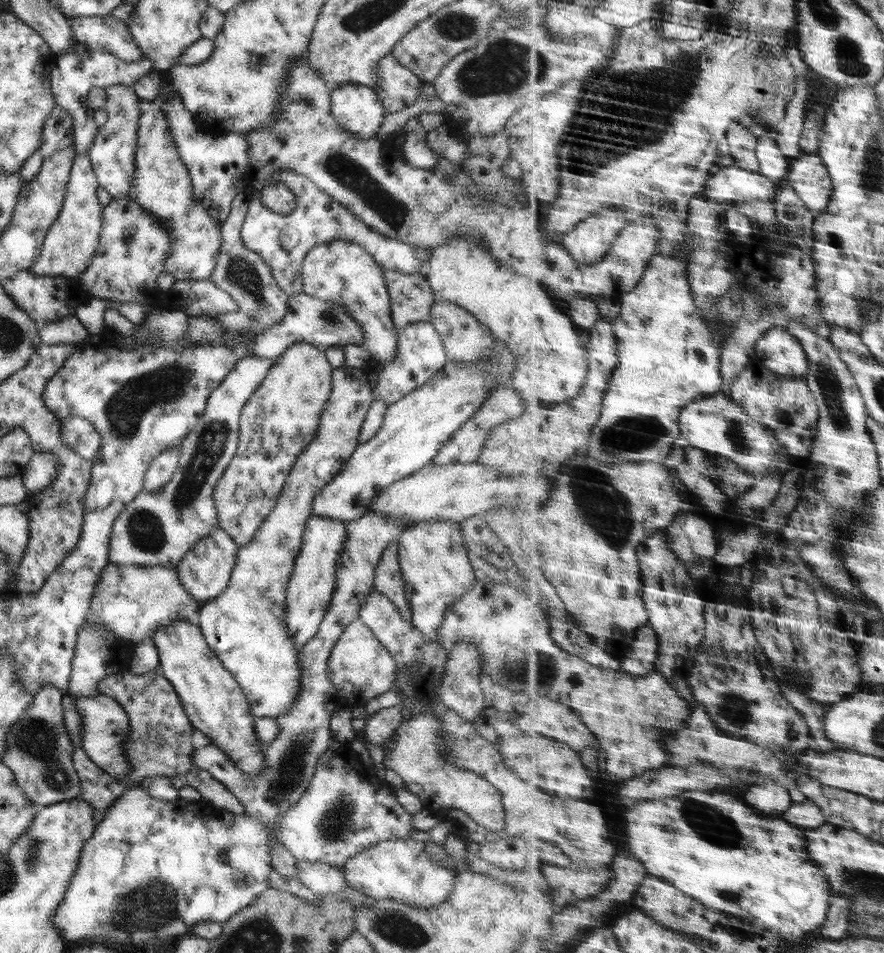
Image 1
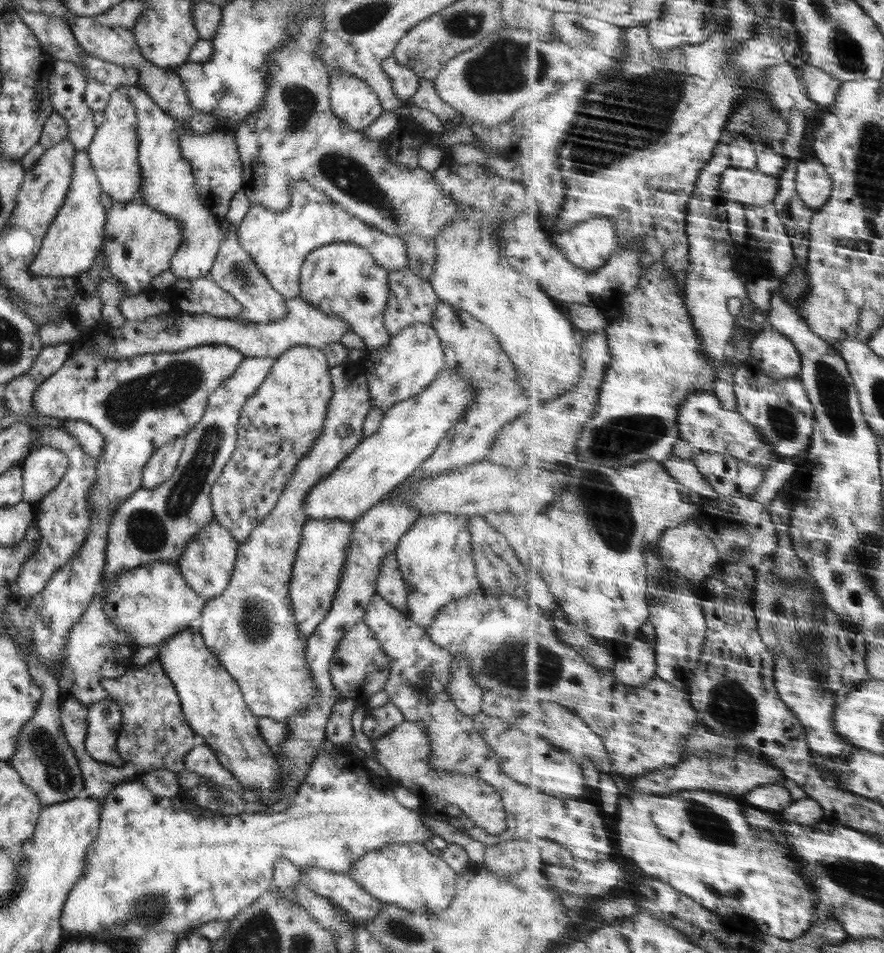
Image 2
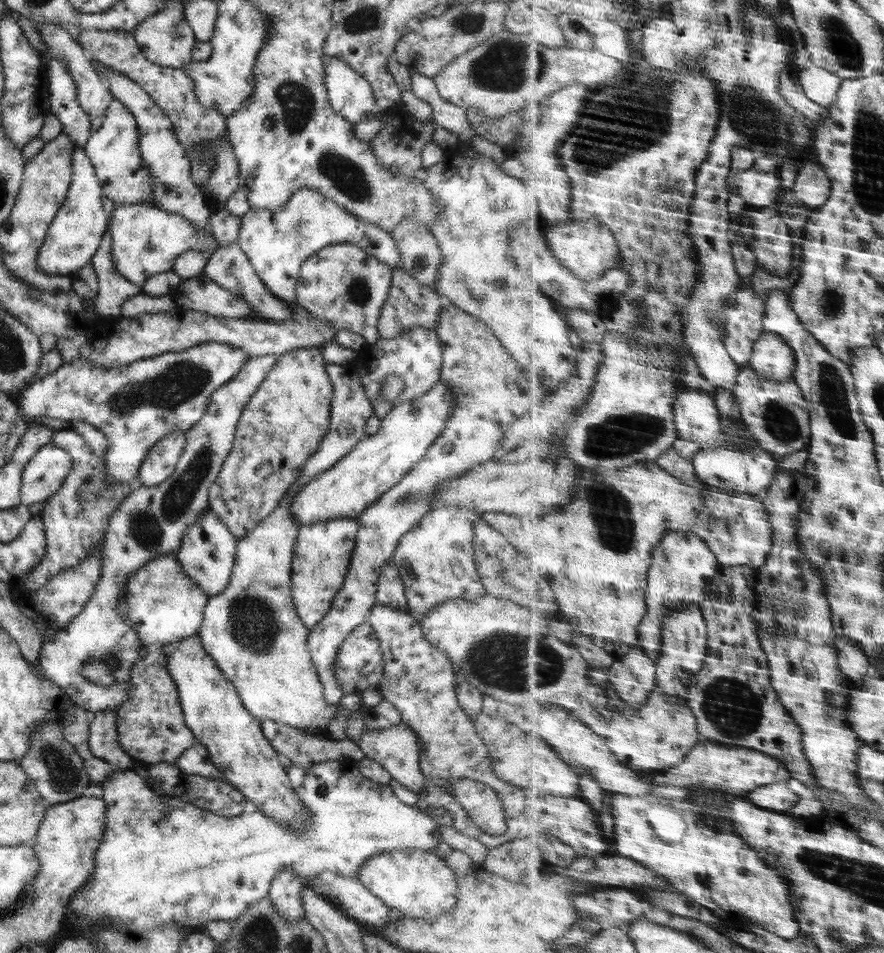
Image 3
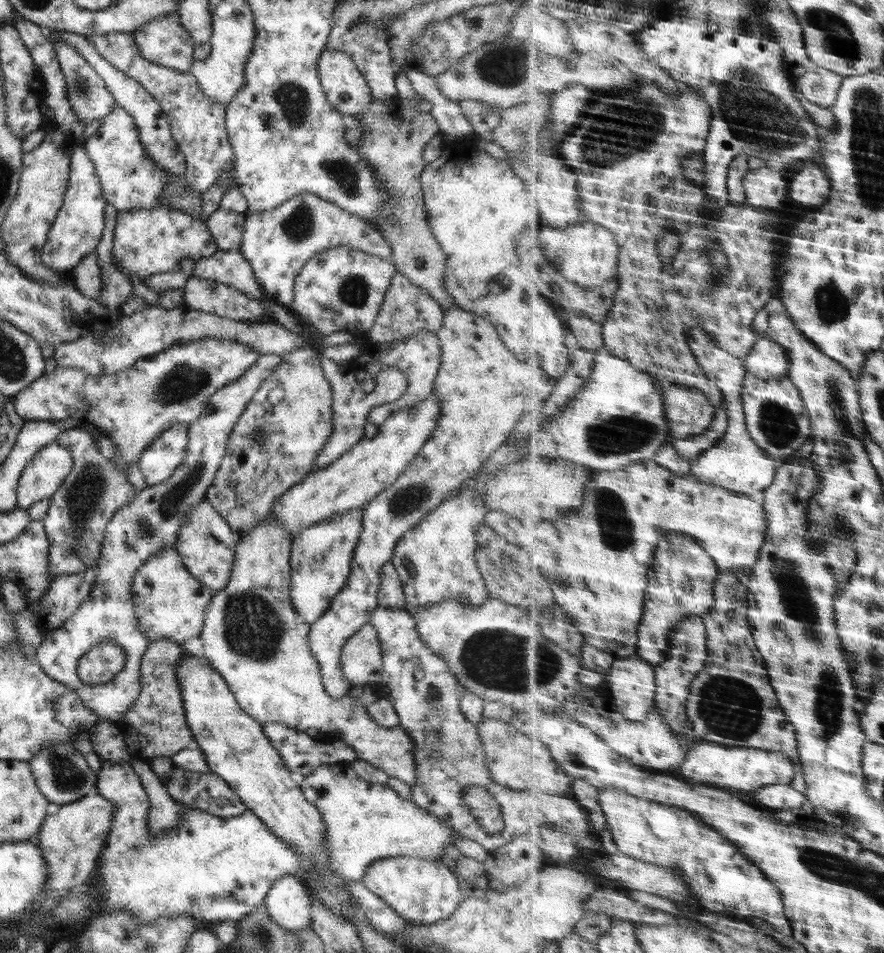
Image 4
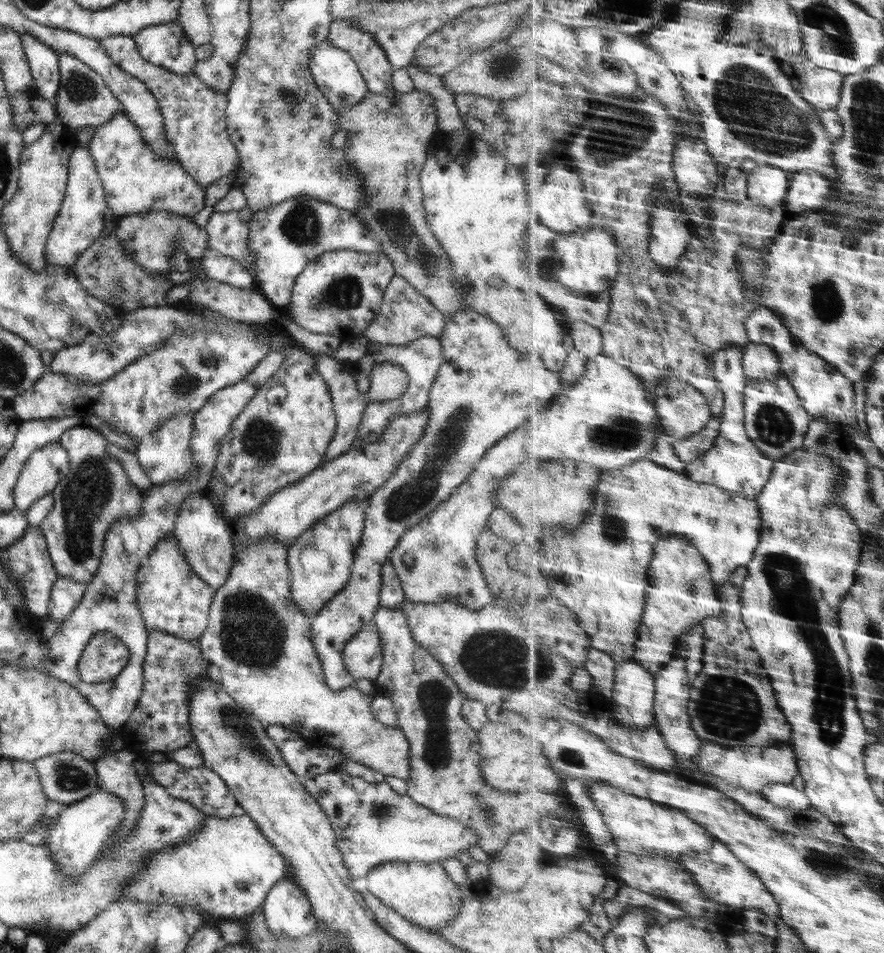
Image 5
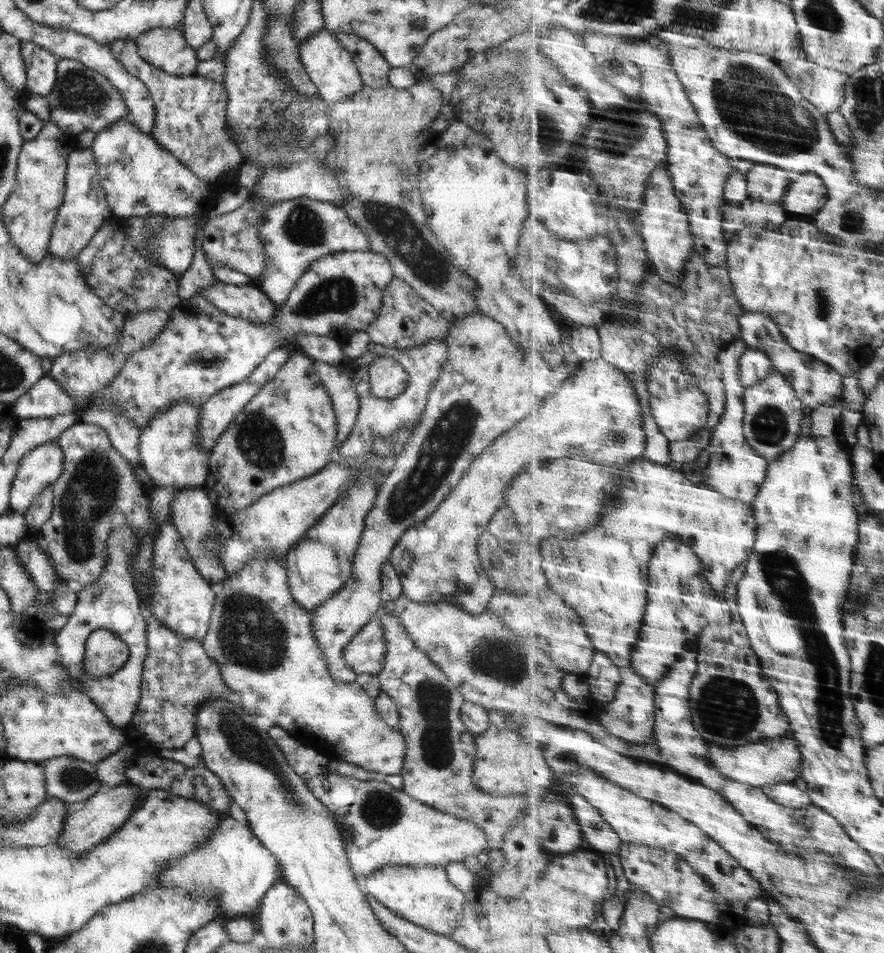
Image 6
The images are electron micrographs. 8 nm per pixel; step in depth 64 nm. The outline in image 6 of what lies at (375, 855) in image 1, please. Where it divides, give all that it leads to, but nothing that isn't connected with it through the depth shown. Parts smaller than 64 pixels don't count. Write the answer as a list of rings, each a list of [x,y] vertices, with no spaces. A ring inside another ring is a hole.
[[[431,865],[384,866],[364,877],[367,894],[399,918],[441,936],[449,936],[458,920],[467,896],[446,877],[443,867]]]

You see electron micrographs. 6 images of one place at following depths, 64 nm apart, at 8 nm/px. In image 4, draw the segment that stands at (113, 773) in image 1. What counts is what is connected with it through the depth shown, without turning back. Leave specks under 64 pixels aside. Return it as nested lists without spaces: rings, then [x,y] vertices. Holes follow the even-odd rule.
[[[98,718],[92,727],[90,735],[93,752],[99,760],[108,760],[112,763],[128,763],[130,754],[126,751],[123,735],[116,724],[104,718]]]

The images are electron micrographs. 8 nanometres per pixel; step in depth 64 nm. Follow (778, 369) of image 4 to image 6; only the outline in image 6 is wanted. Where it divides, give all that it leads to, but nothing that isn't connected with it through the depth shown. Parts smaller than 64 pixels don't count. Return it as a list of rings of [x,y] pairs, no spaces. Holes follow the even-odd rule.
[[[747,346],[739,360],[741,367],[741,382],[747,389],[769,378],[775,372],[773,361],[768,354],[753,346]]]

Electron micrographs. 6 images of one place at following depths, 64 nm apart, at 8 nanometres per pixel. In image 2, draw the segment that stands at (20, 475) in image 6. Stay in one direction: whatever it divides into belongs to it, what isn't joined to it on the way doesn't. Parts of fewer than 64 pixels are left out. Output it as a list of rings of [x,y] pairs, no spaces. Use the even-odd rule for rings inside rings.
[[[37,447],[21,464],[22,501],[35,504],[57,486],[67,468],[67,458],[57,449]]]

